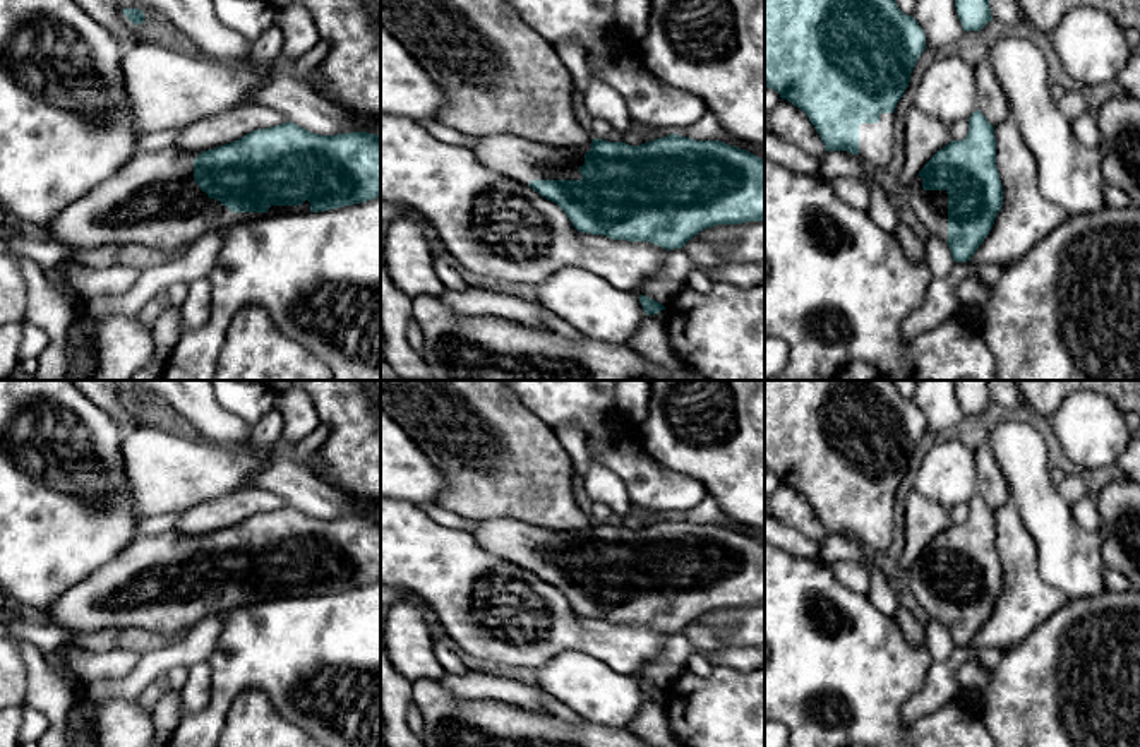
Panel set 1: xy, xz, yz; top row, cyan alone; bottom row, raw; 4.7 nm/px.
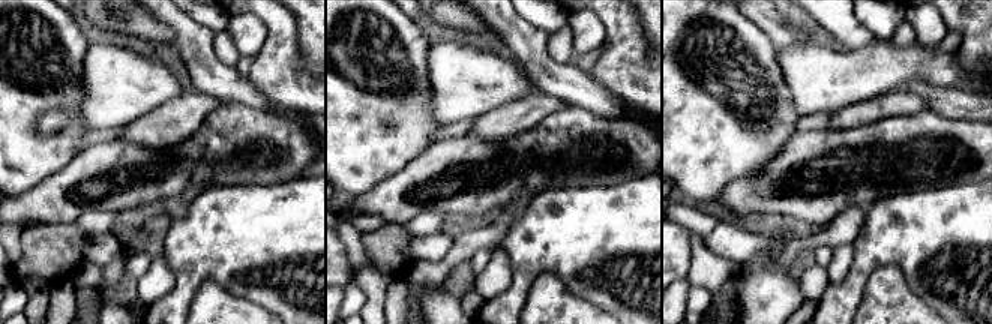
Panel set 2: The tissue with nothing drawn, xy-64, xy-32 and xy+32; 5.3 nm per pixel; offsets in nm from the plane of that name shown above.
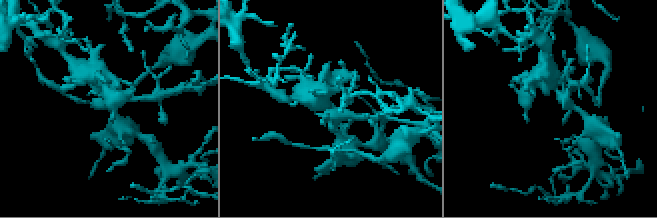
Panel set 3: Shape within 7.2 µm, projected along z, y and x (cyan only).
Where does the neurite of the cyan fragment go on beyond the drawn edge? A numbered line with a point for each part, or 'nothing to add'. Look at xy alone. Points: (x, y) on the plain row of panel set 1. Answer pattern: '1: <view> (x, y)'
1: xy (153, 583)

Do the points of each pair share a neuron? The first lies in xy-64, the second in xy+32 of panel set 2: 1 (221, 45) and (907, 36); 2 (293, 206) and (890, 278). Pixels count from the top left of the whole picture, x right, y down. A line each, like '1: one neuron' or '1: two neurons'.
1: one neuron
2: two neurons

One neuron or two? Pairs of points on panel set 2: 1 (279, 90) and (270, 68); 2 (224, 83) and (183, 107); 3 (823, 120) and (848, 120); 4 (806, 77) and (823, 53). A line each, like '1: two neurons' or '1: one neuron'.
1: one neuron
2: two neurons
3: two neurons
4: one neuron

